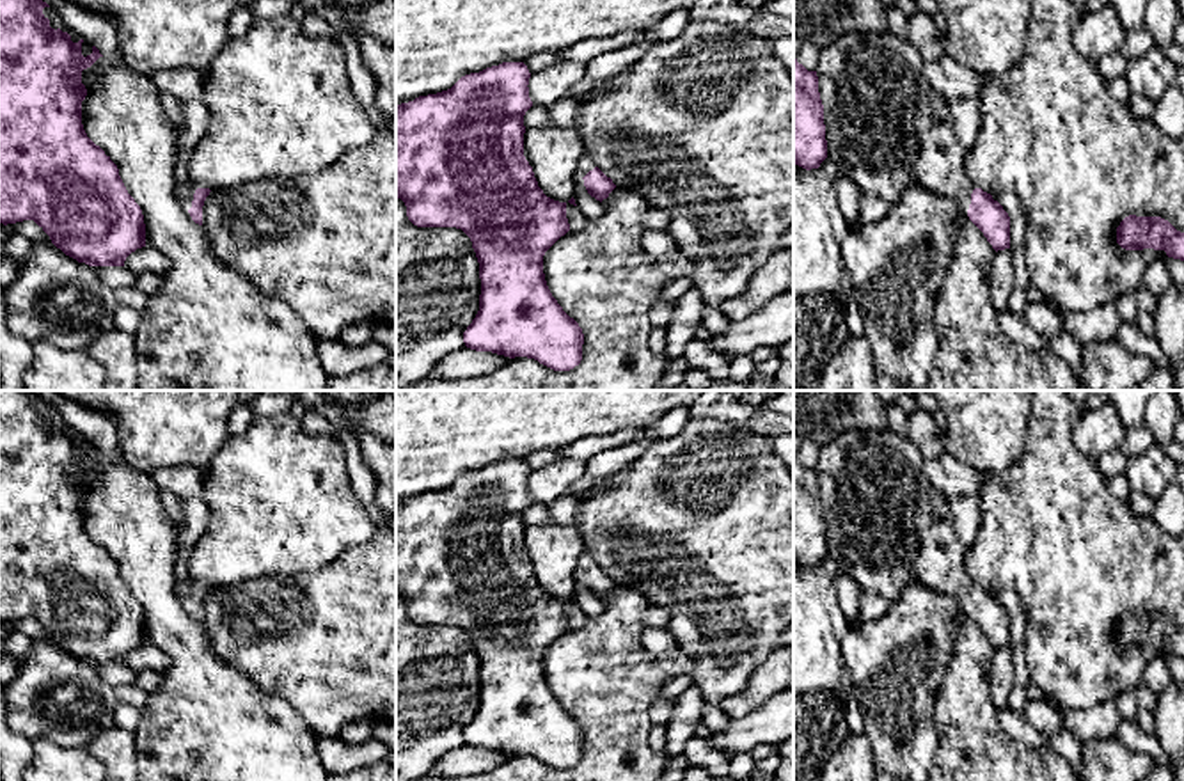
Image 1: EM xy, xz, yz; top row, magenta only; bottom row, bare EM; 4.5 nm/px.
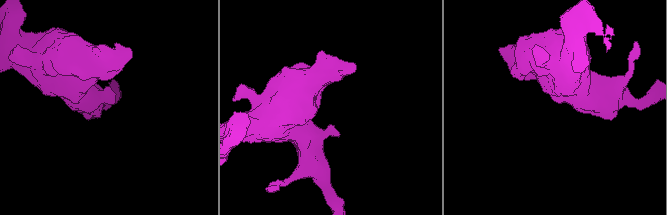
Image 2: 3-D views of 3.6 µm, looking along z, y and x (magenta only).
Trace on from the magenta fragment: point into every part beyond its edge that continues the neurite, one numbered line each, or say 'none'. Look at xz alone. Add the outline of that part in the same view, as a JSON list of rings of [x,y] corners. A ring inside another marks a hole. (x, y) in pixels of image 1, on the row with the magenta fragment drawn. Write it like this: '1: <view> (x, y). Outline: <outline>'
1: xz (586, 164). Outline: [[[584,153],[584,156],[579,162],[579,174],[580,174],[580,178],[584,178],[595,167],[596,165],[595,165],[593,158],[589,156],[589,153]]]

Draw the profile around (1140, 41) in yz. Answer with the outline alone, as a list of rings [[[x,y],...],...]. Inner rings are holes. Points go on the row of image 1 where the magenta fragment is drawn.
[[[1141,27],[1134,32],[1127,32],[1127,39],[1120,48],[1120,53],[1125,60],[1134,60],[1148,53],[1152,48],[1156,48],[1154,37],[1145,27]]]

